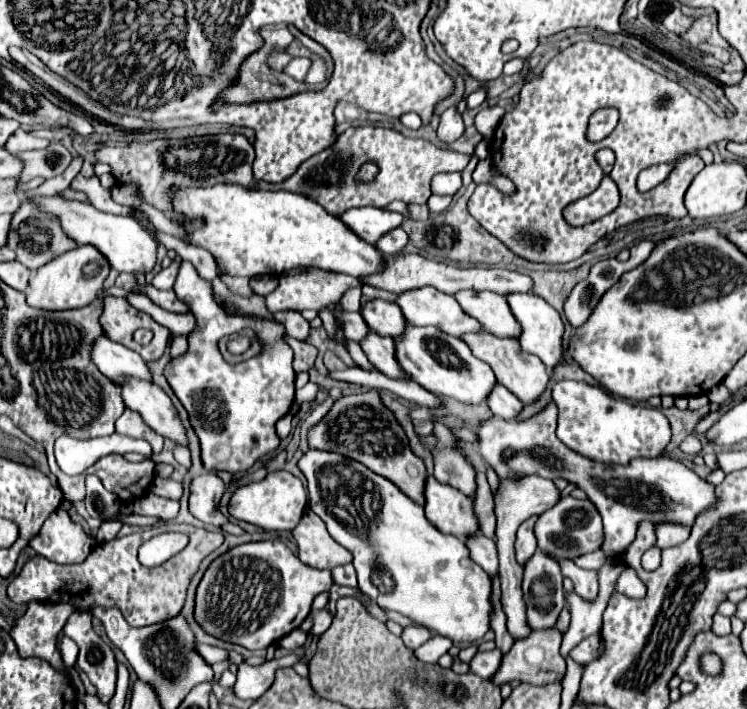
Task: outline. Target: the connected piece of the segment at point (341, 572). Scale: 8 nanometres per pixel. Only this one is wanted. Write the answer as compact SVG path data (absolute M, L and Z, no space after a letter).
M343 564L339 568L333 570L333 582L341 584L341 586L358 587L357 576L355 576L355 568L351 564Z

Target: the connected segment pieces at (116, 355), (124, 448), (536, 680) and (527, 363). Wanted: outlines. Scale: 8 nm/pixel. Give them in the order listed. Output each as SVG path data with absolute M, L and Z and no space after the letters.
M101 336L97 346L93 346L93 362L113 382L125 384L127 378L151 382L151 372L145 360L141 360L137 352L109 340L107 336Z
M61 436L55 442L55 458L65 474L83 474L89 466L97 462L97 458L109 452L139 452L143 456L151 456L151 448L145 440L133 440L129 436L101 436L91 440L75 440L69 436Z
M557 628L531 632L531 636L527 636L525 640L517 640L513 644L511 652L503 656L501 668L499 668L497 676L493 678L493 682L505 684L505 682L517 680L517 682L533 684L533 686L547 686L547 684L563 682L567 666L565 666L565 660L559 656L559 646L561 646L561 634Z
M481 330L479 334L463 336L463 340L469 344L473 356L481 358L483 362L487 362L493 368L493 372L497 376L497 382L503 384L509 392L513 392L525 406L529 406L529 404L533 404L535 400L541 398L541 394L545 392L545 388L549 384L547 368L537 356L523 352L517 340L499 340L497 336L489 334L485 330Z

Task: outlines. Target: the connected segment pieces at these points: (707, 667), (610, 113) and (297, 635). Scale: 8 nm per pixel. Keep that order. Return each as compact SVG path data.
M705 654L703 660L701 660L701 666L703 666L703 670L709 672L709 674L717 674L717 672L721 670L721 662L719 662L717 656L713 656L713 654Z
M602 108L597 110L591 118L587 129L587 139L597 142L609 136L616 128L619 121L619 113L614 108Z
M297 628L297 630L293 630L289 636L283 636L283 638L279 640L279 646L293 650L293 648L303 646L303 644L305 644L305 640L307 640L307 632L305 632L305 630L301 630L301 628Z

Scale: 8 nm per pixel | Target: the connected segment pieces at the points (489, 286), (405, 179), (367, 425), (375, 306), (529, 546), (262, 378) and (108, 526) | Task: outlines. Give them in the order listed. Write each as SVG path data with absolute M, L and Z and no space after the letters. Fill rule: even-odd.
M401 254L395 260L385 256L385 272L381 272L381 276L367 276L363 282L389 290L389 292L395 292L395 294L425 288L425 286L433 286L445 294L457 294L459 290L475 290L475 292L489 290L489 292L507 296L513 292L531 292L533 290L533 278L529 278L527 274L521 274L521 272L503 270L503 268L457 268L451 264L427 260L419 254Z
M359 126L339 134L333 148L327 148L317 156L313 156L309 162L301 164L301 168L289 180L285 180L275 188L311 196L311 200L319 202L333 216L341 216L343 212L351 208L361 208L361 206L385 208L393 200L403 200L407 204L425 204L431 196L431 178L437 172L461 172L469 164L471 156L477 156L481 160L487 158L489 140L481 140L475 146L473 154L461 154L461 152L433 146L429 140L405 138L403 134L389 128ZM367 160L373 160L379 164L379 174L375 182L369 182L369 184L353 182L359 166Z
M377 390L347 394L337 400L331 412L309 430L309 446L317 450L341 452L365 464L369 470L393 480L393 484L397 484L399 490L405 492L413 502L425 506L425 464L411 452L403 428L397 424L395 416L381 404Z
M373 300L361 310L361 314L369 324L369 328L379 336L401 338L405 334L405 328L409 326L401 308L397 308L397 304L393 302Z
M531 516L527 518L519 530L517 530L517 538L515 538L515 556L519 564L525 564L525 560L529 560L529 556L533 556L535 548L537 548L537 540L533 534L533 526L537 522L539 516Z
M181 262L175 286L173 286L177 298L185 302L195 316L195 330L189 334L189 348L185 354L171 358L171 362L165 366L165 378L171 384L173 392L189 412L191 426L195 428L199 440L201 440L201 452L203 452L203 464L207 470L227 470L227 472L245 472L251 468L259 458L265 454L271 454L281 444L281 438L275 432L275 424L279 418L283 418L293 400L295 400L295 372L293 372L293 350L285 342L285 328L273 318L259 318L253 314L227 314L225 308L215 300L213 284L209 280L203 280L191 262ZM243 328L251 328L257 334L257 340L261 342L261 352L253 356L251 360L245 360L241 364L227 364L219 352L219 340L223 336L241 332Z
M105 520L105 522L101 522L101 526L99 526L99 532L97 532L97 542L107 542L107 540L111 540L111 538L115 538L115 534L121 530L121 522L117 522L117 520Z

